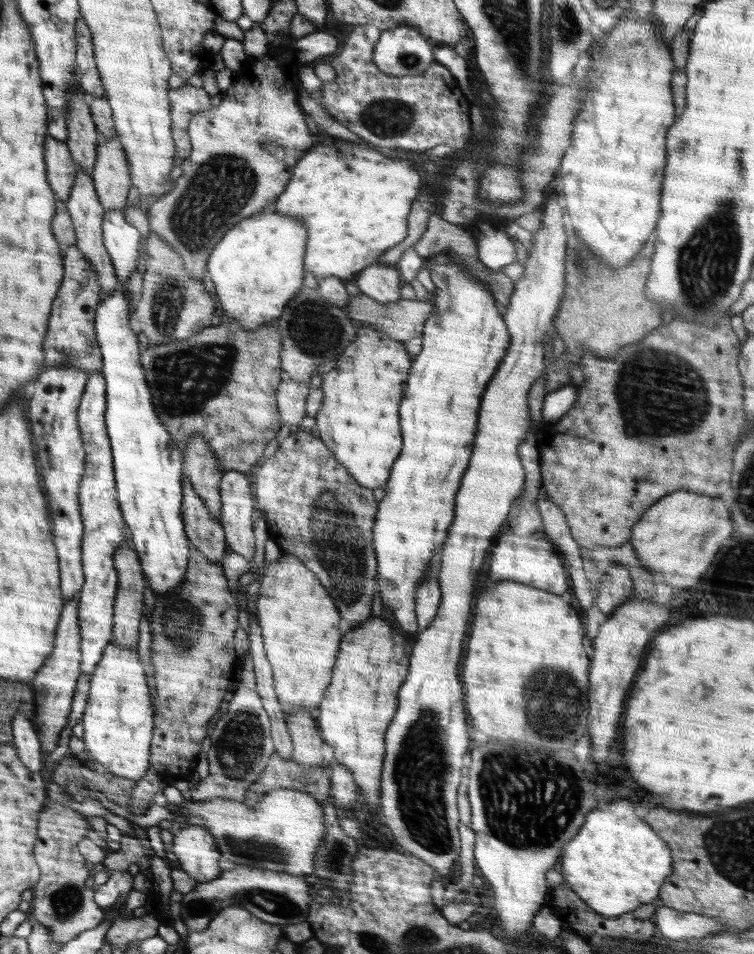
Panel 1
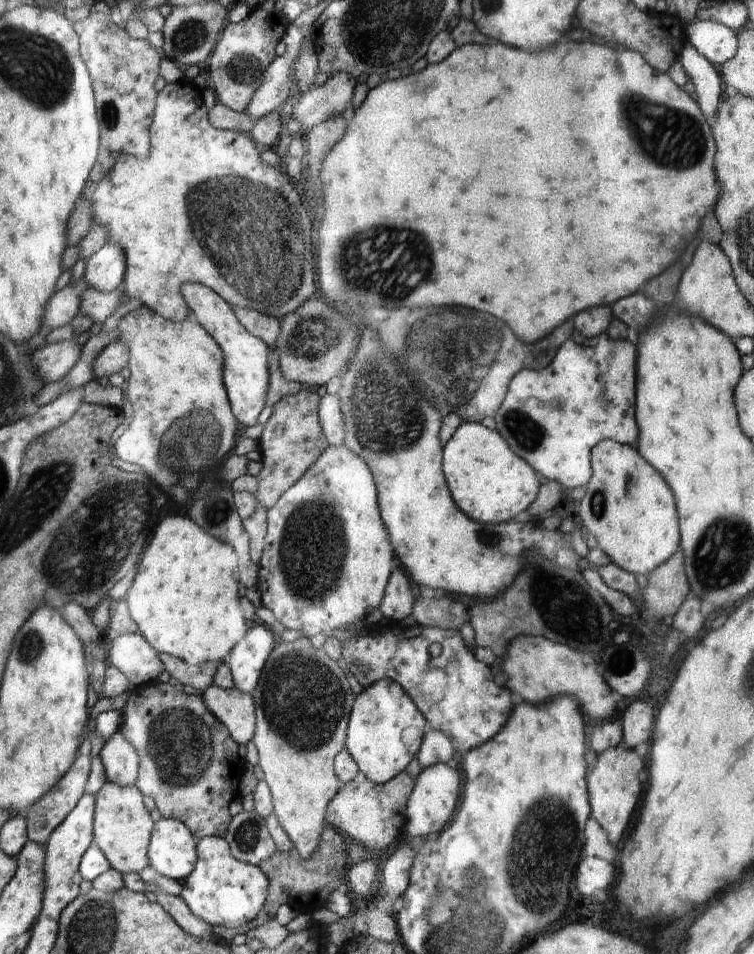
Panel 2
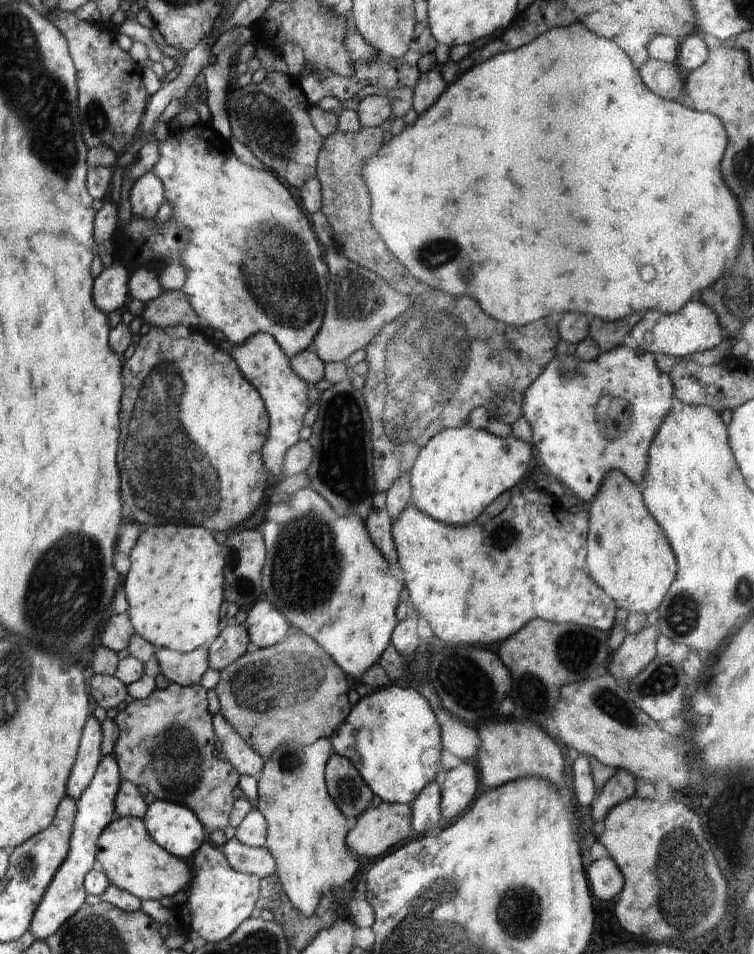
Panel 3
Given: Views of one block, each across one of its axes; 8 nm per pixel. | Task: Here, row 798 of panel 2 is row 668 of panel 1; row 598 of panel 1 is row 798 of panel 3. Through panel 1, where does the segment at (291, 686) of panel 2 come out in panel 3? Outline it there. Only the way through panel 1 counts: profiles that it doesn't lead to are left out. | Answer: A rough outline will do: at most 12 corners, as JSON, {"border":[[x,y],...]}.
{"border":[[329,738],[266,759],[254,807],[300,914],[358,870]]}

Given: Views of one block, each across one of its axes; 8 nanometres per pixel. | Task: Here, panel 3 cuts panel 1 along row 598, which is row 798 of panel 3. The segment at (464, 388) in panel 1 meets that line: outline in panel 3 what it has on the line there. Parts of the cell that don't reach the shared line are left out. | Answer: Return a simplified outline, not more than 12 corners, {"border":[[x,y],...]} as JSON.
{"border":[[388,684],[329,737],[370,790],[408,805],[440,780],[440,726]]}

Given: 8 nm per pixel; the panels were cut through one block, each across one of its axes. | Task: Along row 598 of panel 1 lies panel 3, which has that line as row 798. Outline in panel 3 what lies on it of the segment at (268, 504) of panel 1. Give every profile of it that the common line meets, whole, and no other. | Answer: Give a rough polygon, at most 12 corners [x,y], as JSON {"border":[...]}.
{"border":[[326,762],[328,796],[349,829],[371,806],[372,790],[352,762]]}

